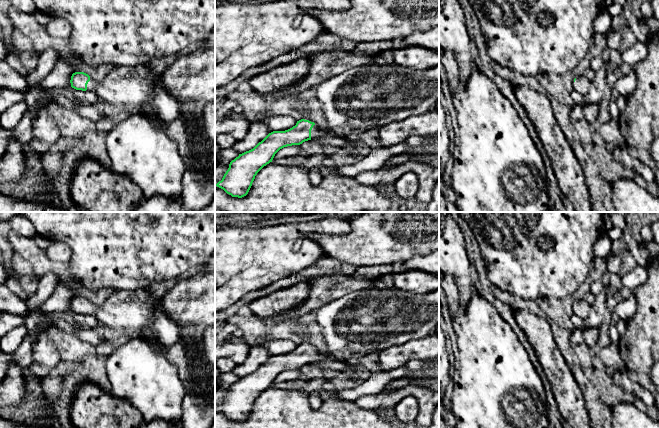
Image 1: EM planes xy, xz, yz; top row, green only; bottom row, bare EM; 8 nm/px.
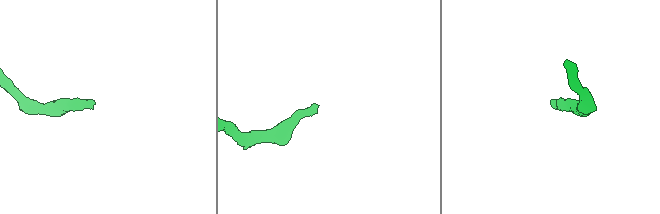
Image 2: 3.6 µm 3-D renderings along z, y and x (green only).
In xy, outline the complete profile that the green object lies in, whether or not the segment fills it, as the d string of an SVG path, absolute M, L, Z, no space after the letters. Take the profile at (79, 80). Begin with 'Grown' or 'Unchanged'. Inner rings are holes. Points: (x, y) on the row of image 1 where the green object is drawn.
Grown. M148 64L115 66L102 81L95 81L84 72L75 72L71 76L70 83L76 90L94 92L112 109L122 109L127 112L141 111L146 104L150 104L158 117L165 122L175 120L180 114L181 102L163 86L161 74L154 74Z

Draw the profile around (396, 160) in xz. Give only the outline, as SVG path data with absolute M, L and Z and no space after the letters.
M401 153L399 155L394 155L390 157L388 160L385 160L383 164L389 165L389 166L399 166L406 162L408 162L411 159L410 154L407 153Z

